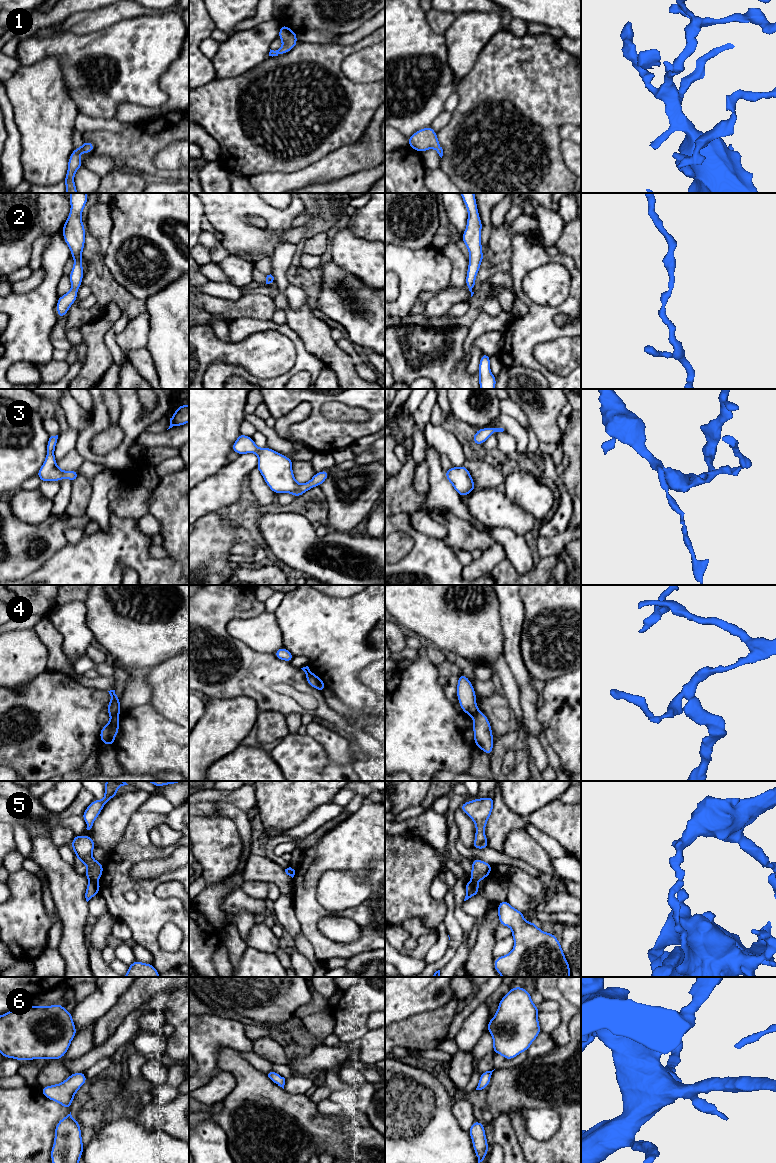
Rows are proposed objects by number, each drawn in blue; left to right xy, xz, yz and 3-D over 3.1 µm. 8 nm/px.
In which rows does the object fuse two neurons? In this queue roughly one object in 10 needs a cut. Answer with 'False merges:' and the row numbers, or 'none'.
False merges: 4, 5

